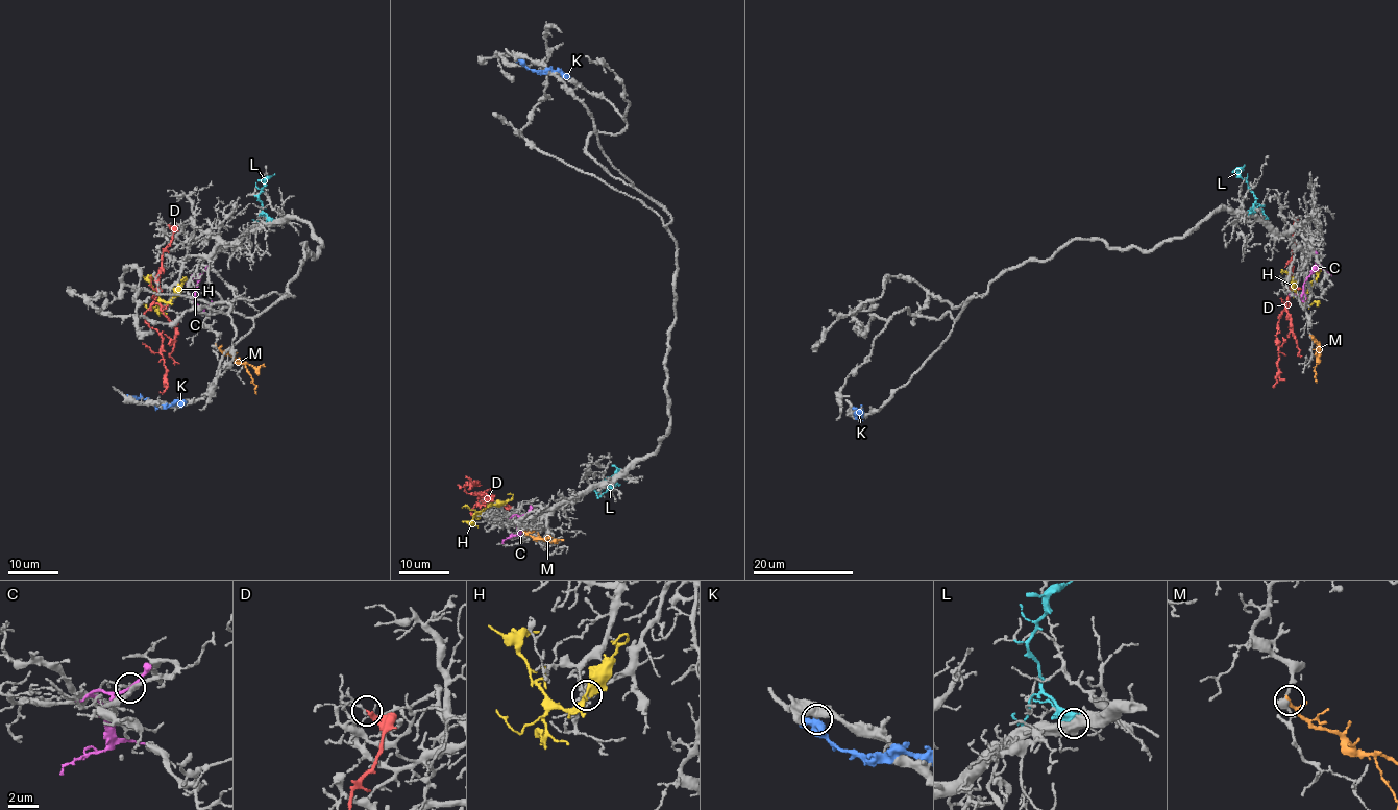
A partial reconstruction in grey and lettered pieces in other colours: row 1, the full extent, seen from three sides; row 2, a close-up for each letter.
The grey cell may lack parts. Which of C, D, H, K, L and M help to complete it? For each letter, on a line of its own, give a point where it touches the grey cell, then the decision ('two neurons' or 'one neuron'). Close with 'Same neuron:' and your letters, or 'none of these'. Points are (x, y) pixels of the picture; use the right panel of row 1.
C: (1298, 297) | two neurons
D: (1295, 218) | two neurons
H: (1295, 290) | two neurons
K: (853, 410) | two neurons
L: (1249, 213) | two neurons
M: (1311, 336) | two neurons
Same neuron: none of these

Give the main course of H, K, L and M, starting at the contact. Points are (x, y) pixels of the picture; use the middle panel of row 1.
H: (494, 504), (471, 522), (462, 521)
K: (521, 59), (530, 69), (554, 70), (569, 77)
L: (614, 483), (606, 487), (607, 480), (615, 473), (627, 480)
M: (522, 526), (528, 535), (549, 538)

